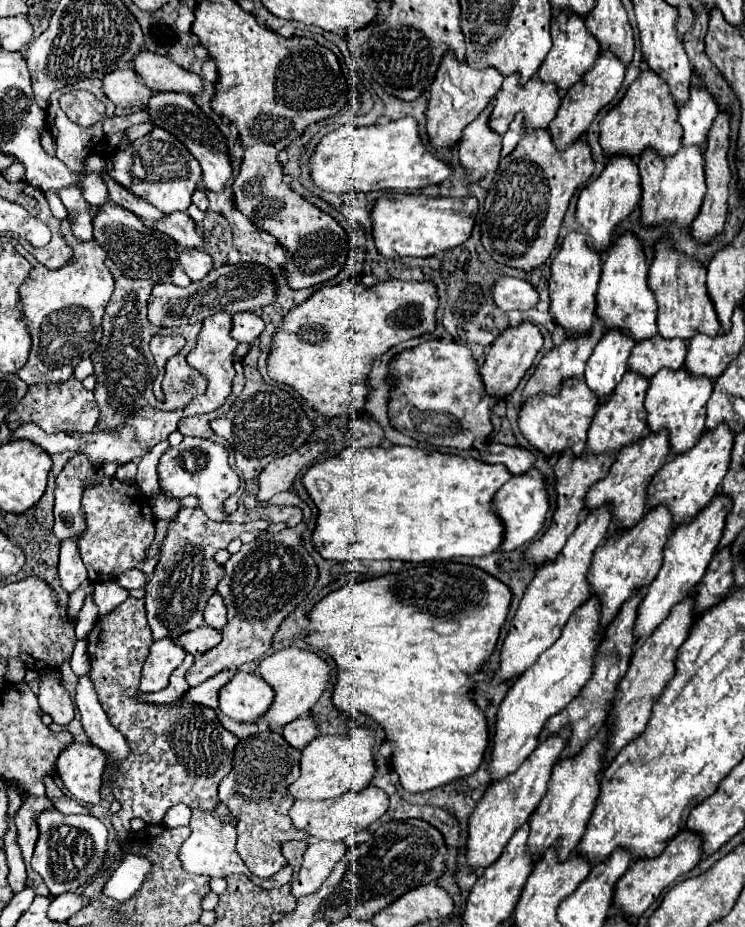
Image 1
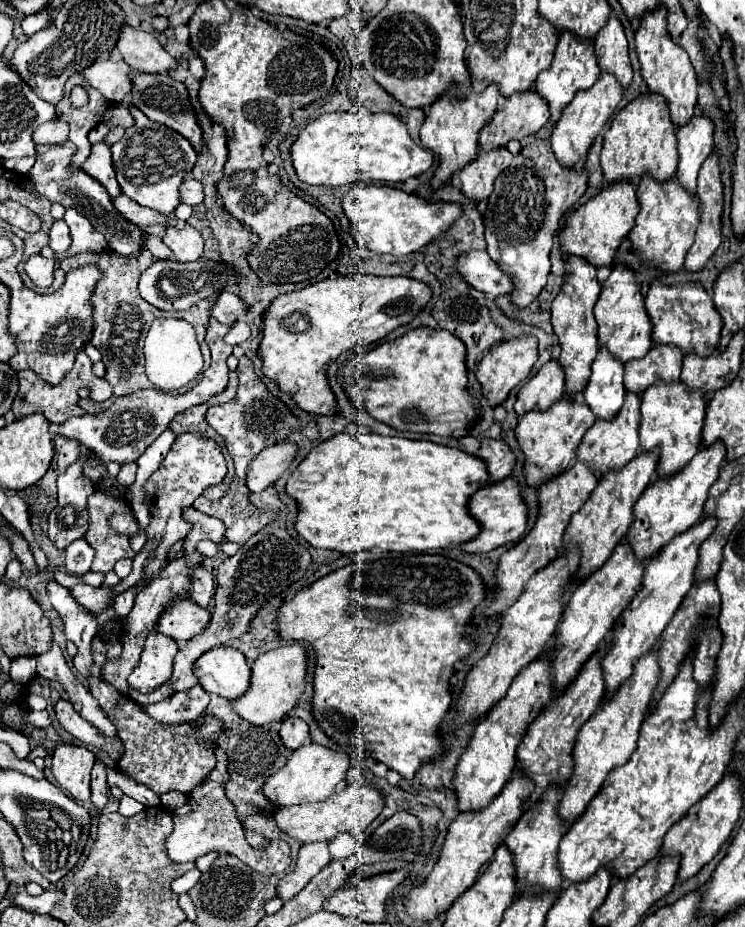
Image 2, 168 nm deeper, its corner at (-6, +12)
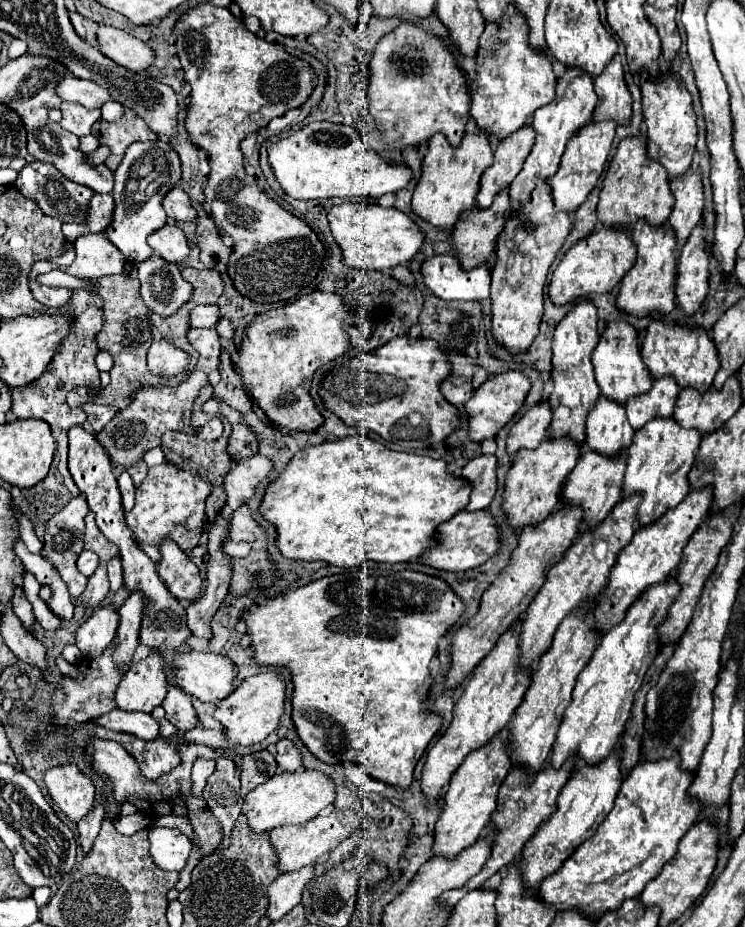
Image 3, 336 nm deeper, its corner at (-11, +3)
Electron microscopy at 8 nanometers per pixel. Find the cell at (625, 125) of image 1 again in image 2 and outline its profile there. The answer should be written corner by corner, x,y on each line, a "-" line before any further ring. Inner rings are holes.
655,92
639,94
625,108
615,112
609,130
603,136
603,182
611,184
621,178
639,182
639,178
649,172
655,180
669,180
677,172
679,150
677,150
677,128
671,124
667,112
667,100
655,96

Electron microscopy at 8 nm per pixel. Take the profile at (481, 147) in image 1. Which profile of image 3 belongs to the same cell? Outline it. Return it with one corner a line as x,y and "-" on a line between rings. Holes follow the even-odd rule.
508,189
500,191
488,209
472,209
462,215
452,233
452,251
464,267
484,265
496,251
496,241
506,223

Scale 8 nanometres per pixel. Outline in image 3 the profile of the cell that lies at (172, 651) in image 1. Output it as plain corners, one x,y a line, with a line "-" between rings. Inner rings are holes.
160,653
148,655
144,661
134,663
122,677
120,689
116,689
116,705
124,711
152,713
166,697
166,677

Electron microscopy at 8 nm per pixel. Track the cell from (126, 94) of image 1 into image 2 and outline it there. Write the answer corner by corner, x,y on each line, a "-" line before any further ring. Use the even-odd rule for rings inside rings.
99,60
83,70
85,78
93,88
97,88
109,102
121,102
131,96
131,68
123,60

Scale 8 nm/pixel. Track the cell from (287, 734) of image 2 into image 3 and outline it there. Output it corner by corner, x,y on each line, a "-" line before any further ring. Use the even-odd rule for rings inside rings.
280,739
276,743
276,763
282,771
288,771
288,773
294,773
296,769
302,767
302,761
300,761
300,753
298,749
294,747
292,741
288,739

